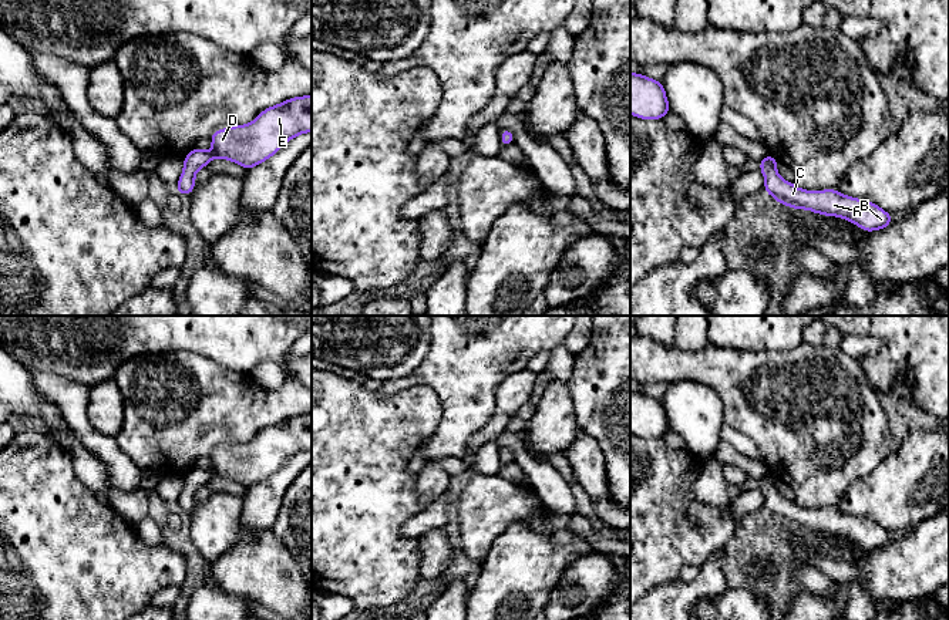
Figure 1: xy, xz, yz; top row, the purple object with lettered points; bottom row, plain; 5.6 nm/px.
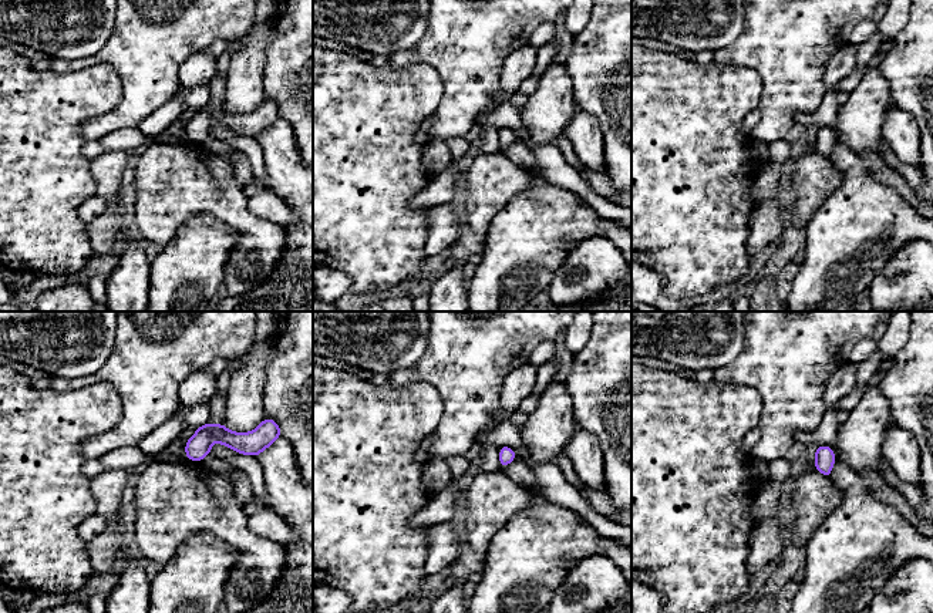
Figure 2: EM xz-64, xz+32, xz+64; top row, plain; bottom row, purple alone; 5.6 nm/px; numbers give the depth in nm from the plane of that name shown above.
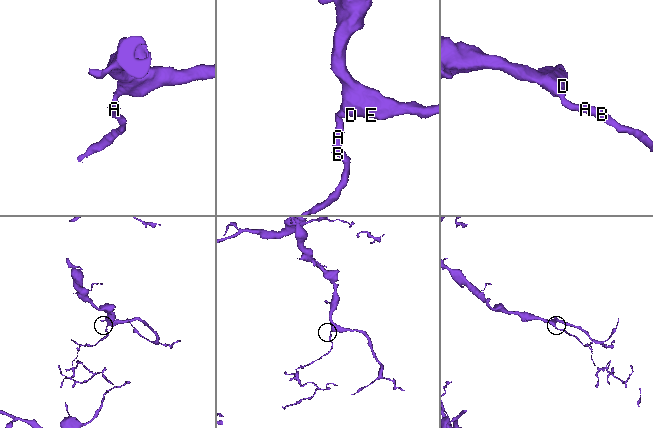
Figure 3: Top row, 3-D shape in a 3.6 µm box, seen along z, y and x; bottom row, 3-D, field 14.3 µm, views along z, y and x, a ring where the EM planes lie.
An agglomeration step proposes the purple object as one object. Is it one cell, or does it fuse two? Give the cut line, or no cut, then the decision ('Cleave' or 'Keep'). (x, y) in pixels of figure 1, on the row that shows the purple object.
No split. Keep

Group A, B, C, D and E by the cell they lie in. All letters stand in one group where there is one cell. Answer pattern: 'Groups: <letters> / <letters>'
Groups: A B C D E

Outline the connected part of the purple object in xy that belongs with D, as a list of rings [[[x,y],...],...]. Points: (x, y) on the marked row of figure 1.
[[[312,95],[289,98],[269,107],[250,124],[215,131],[209,138],[212,151],[193,148],[184,156],[184,171],[175,189],[189,196],[196,185],[195,173],[213,158],[223,158],[250,169],[304,132],[312,132]]]

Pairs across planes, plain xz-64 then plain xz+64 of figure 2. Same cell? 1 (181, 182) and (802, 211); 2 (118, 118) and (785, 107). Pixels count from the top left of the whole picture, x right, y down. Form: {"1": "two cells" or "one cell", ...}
{"1": "one cell", "2": "one cell"}

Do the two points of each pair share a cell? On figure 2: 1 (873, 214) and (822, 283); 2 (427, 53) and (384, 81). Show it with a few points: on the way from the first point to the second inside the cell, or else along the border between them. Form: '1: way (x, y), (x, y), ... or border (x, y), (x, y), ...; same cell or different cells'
1: way (856, 231), (848, 241), (836, 266); same cell
2: border (387, 64), (390, 67), (430, 64), (440, 77); different cells

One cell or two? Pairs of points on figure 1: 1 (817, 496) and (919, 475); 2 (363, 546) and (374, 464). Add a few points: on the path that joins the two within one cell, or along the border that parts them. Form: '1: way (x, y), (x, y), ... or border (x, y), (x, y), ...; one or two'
1: border (872, 469), (858, 478), (835, 506); two
2: way (363, 526), (363, 484); one

